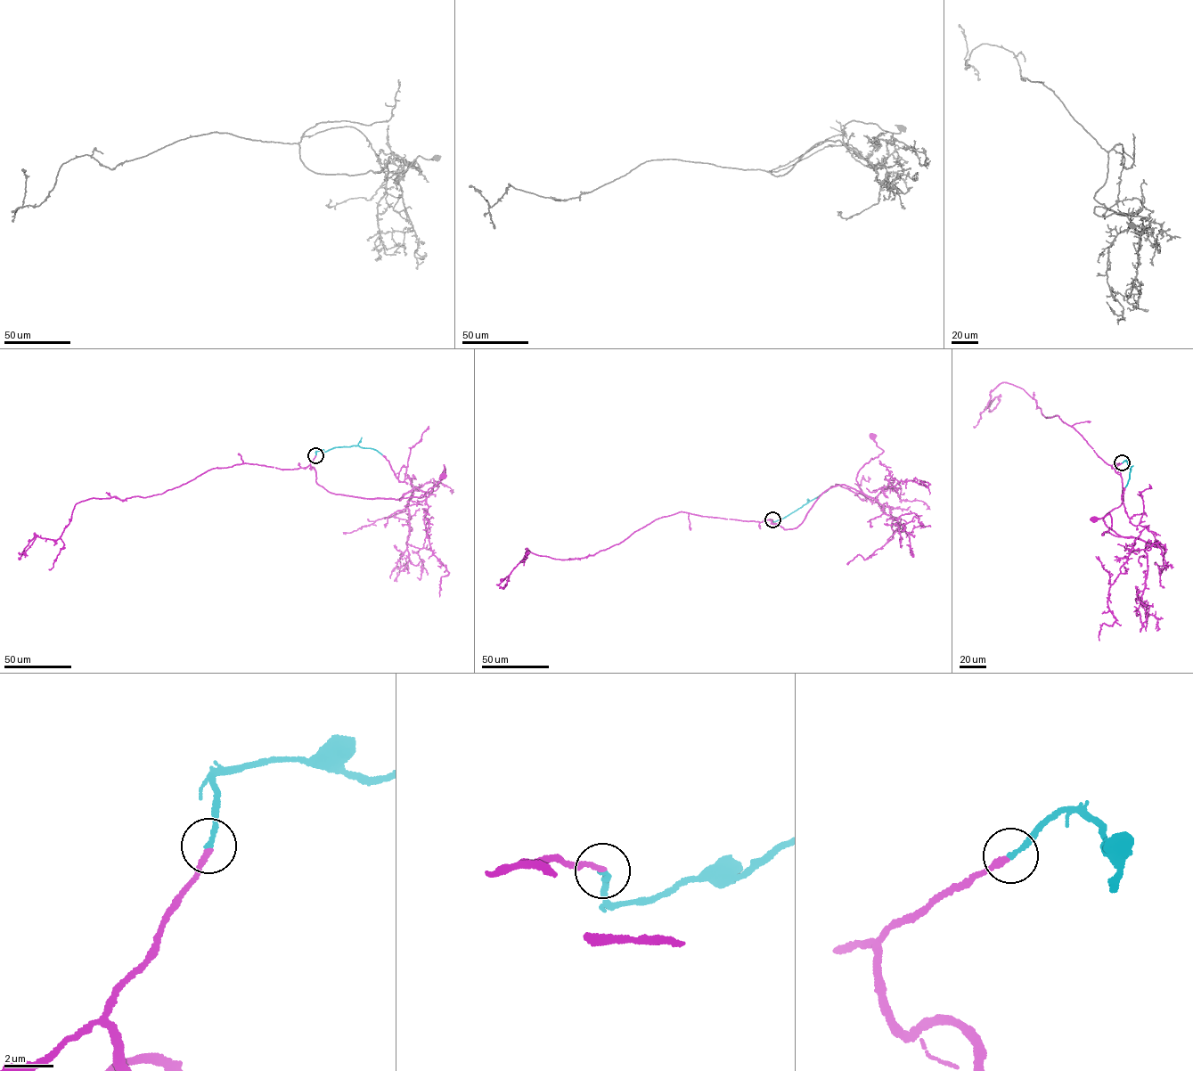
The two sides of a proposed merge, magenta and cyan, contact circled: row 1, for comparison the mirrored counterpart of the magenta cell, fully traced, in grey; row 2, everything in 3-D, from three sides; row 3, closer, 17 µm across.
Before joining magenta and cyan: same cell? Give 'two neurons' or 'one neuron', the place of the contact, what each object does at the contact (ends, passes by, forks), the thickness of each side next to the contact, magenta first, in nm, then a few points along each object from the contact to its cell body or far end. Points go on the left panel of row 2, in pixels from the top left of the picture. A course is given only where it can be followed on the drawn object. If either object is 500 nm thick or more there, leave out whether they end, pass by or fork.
one neuron; at (315, 455); magenta ends there; cyan ends there; 240 nm thick on the magenta side, 240 nm on the other; magenta runs (315, 455), (310, 468), (316, 482), (331, 493), (353, 496), (418, 497), (445, 476), (444, 465), (443, 476); cyan runs (315, 455), (316, 451), (354, 445), (373, 448), (382, 454)

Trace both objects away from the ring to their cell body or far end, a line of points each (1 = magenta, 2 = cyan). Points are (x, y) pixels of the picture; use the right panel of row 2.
1: (1122, 462), (1115, 470), (1123, 499), (1103, 519), (1123, 536), (1102, 535), (1112, 526), (1108, 514), (1094, 519)
2: (1122, 462), (1125, 460), (1131, 470), (1125, 487)

